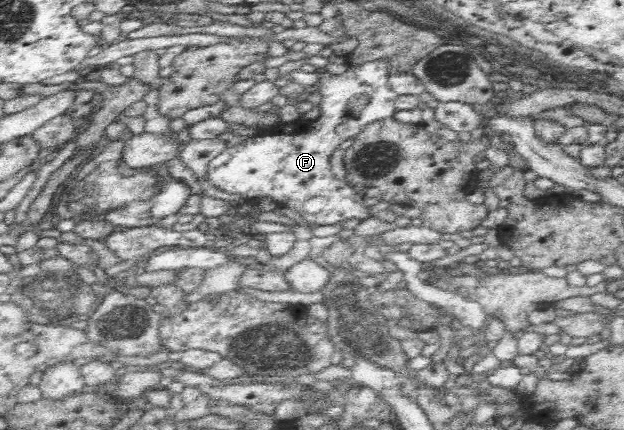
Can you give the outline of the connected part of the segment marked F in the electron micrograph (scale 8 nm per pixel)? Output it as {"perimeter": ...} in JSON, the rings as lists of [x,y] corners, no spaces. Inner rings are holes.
{"perimeter":[[[380,58],[372,60],[360,65],[348,65],[347,70],[338,75],[334,75],[324,70],[320,73],[317,86],[317,92],[321,94],[319,102],[320,116],[313,121],[306,120],[304,128],[296,130],[296,136],[292,138],[290,144],[290,136],[286,132],[288,124],[280,126],[278,130],[274,130],[271,134],[254,135],[249,139],[244,139],[236,146],[226,147],[218,156],[215,156],[209,163],[205,165],[205,178],[211,182],[211,185],[218,190],[222,190],[228,194],[240,194],[245,200],[255,202],[259,197],[270,197],[272,201],[282,207],[289,207],[292,211],[298,213],[305,221],[317,226],[324,224],[341,223],[353,218],[362,219],[362,221],[372,218],[374,212],[369,212],[369,207],[363,205],[364,196],[358,194],[344,179],[336,179],[330,171],[330,155],[340,144],[348,138],[355,137],[367,124],[392,117],[397,111],[395,109],[395,100],[397,94],[388,86],[389,71],[388,60]],[[366,94],[370,98],[370,102],[355,114],[346,108],[346,103],[352,96]],[[311,198],[324,198],[324,206],[316,212],[310,214],[306,212],[304,204]]]}

